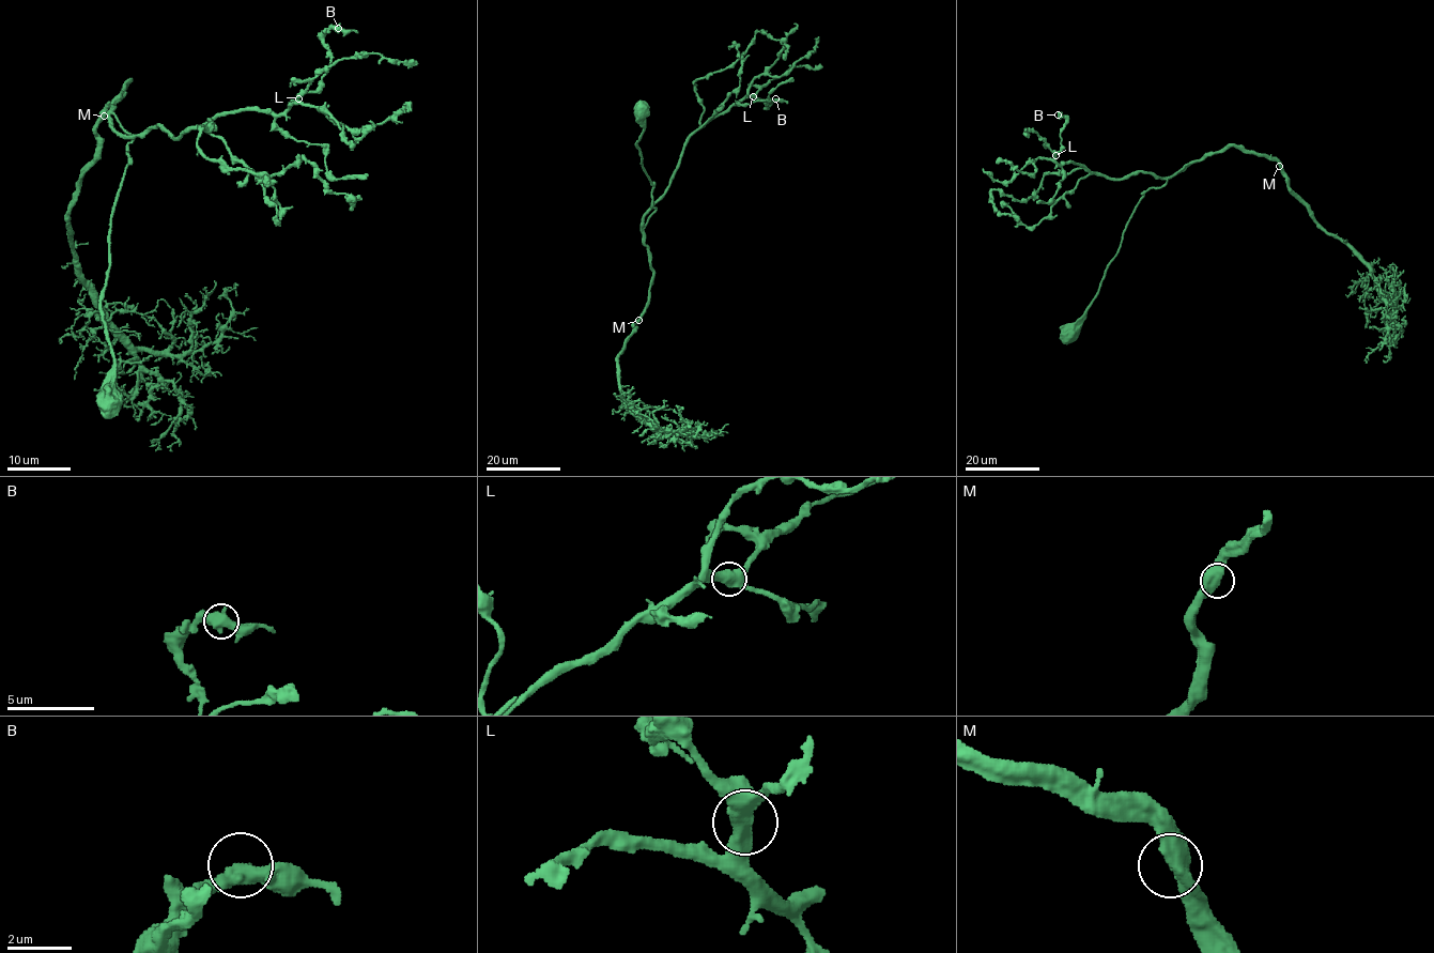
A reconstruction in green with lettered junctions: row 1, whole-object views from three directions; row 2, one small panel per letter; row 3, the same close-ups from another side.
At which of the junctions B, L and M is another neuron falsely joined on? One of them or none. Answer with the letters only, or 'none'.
none

